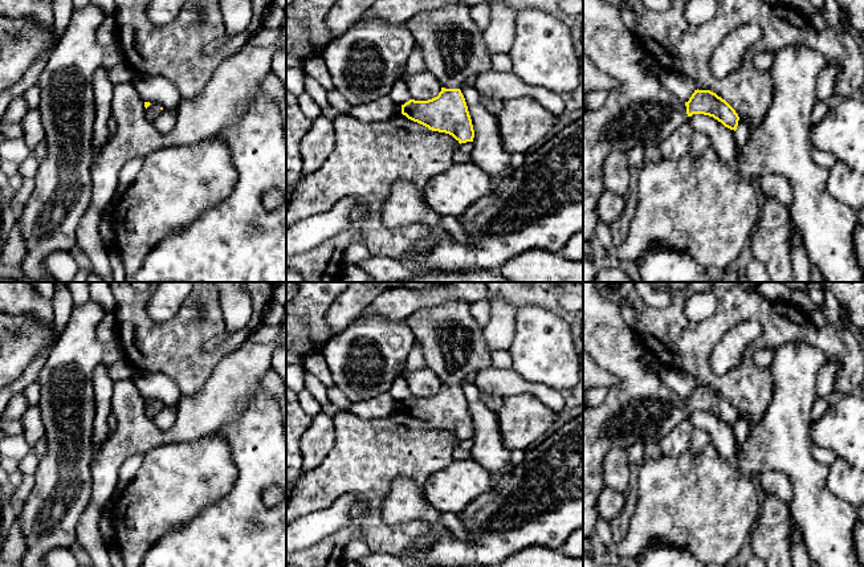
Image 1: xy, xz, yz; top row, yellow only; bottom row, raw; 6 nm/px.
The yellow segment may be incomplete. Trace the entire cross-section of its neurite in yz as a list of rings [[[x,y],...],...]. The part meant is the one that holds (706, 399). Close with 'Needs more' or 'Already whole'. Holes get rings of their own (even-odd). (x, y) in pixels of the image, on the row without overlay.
[[[583,282],[583,350],[619,379],[599,407],[583,403],[583,538],[595,538],[602,527],[596,502],[604,488],[603,462],[611,449],[627,449],[647,441],[659,442],[693,411],[713,413],[734,428],[739,413],[725,396],[710,387],[697,386],[688,399],[682,399],[664,386],[657,372],[657,363],[653,367],[644,367],[639,362],[647,352],[645,348],[639,336],[624,325],[619,306],[602,297],[595,282]]]. Needs more

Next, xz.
[[[447,301],[437,306],[419,309],[405,322],[412,330],[415,343],[421,347],[425,367],[439,376],[441,388],[428,397],[409,396],[402,401],[402,411],[432,428],[452,432],[460,441],[473,438],[474,427],[460,384],[472,372],[492,367],[492,362],[482,327],[472,317],[469,303]]]. Needs more

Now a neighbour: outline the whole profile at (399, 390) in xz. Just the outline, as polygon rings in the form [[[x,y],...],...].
[[[400,375],[390,387],[388,389],[390,395],[398,400],[399,403],[404,401],[409,396],[412,396],[412,392],[408,387],[408,383],[404,378],[404,375]]]

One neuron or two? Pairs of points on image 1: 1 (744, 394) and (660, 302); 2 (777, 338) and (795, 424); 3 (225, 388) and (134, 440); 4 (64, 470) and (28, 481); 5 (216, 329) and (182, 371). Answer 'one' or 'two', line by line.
1: two
2: two
3: one
4: two
5: one

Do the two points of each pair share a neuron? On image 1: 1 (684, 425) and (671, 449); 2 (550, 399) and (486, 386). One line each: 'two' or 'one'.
1: one
2: one

